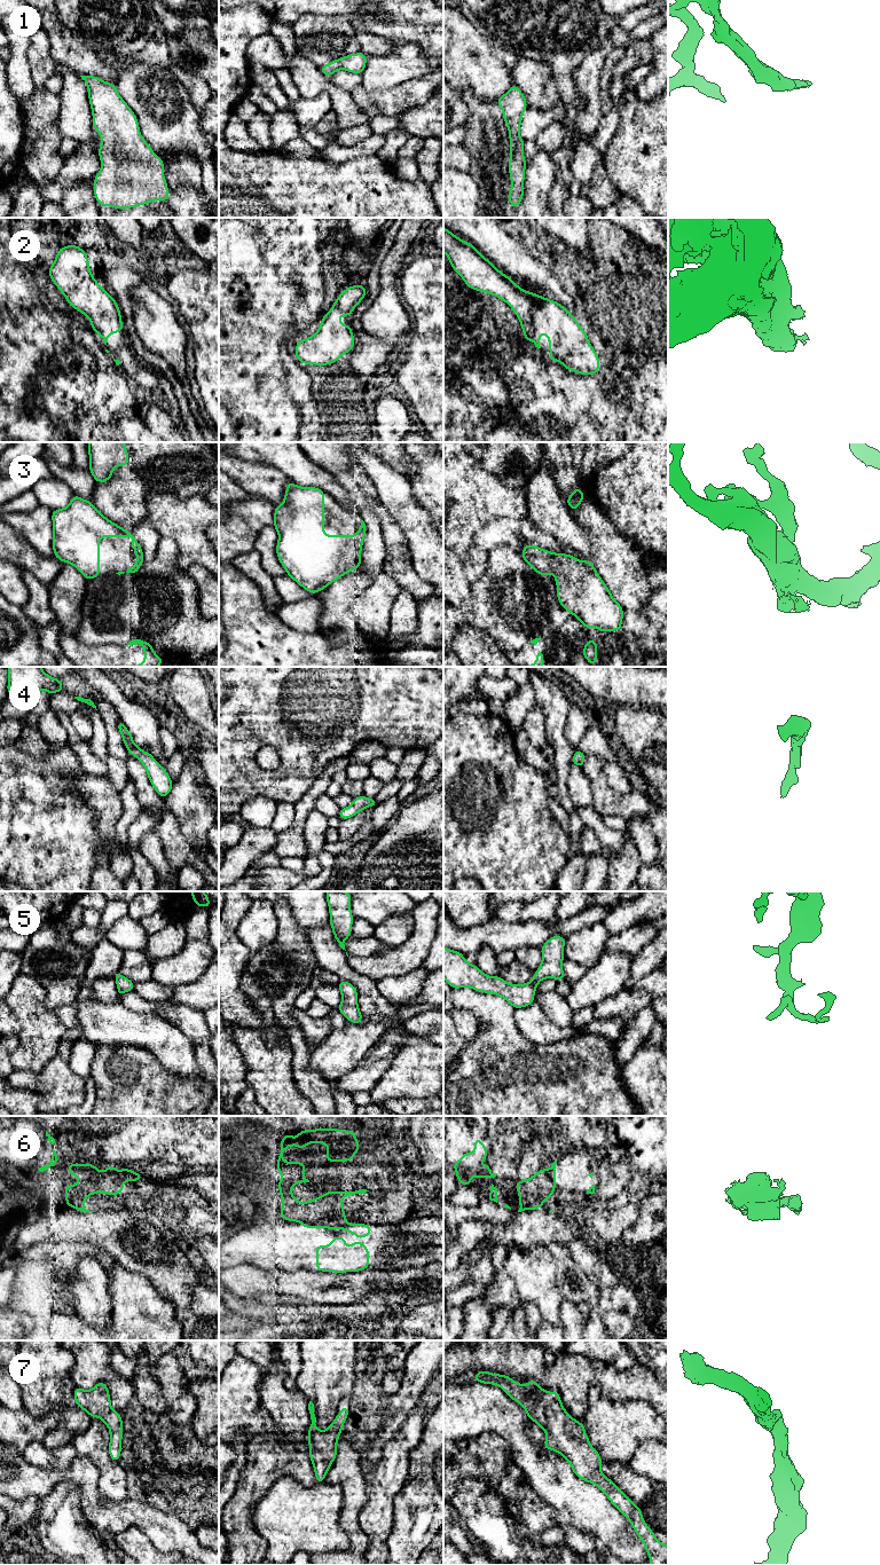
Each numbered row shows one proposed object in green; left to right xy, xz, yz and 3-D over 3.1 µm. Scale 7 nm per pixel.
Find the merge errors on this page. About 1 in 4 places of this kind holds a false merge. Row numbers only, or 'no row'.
6

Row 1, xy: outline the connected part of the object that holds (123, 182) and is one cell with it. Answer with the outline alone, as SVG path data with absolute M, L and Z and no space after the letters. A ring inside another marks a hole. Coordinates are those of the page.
M80 76L88 87L93 128L101 135L99 157L102 166L94 178L94 196L101 206L132 209L152 200L166 202L170 190L164 176L164 163L141 136L133 110L117 92L116 85L95 76Z

